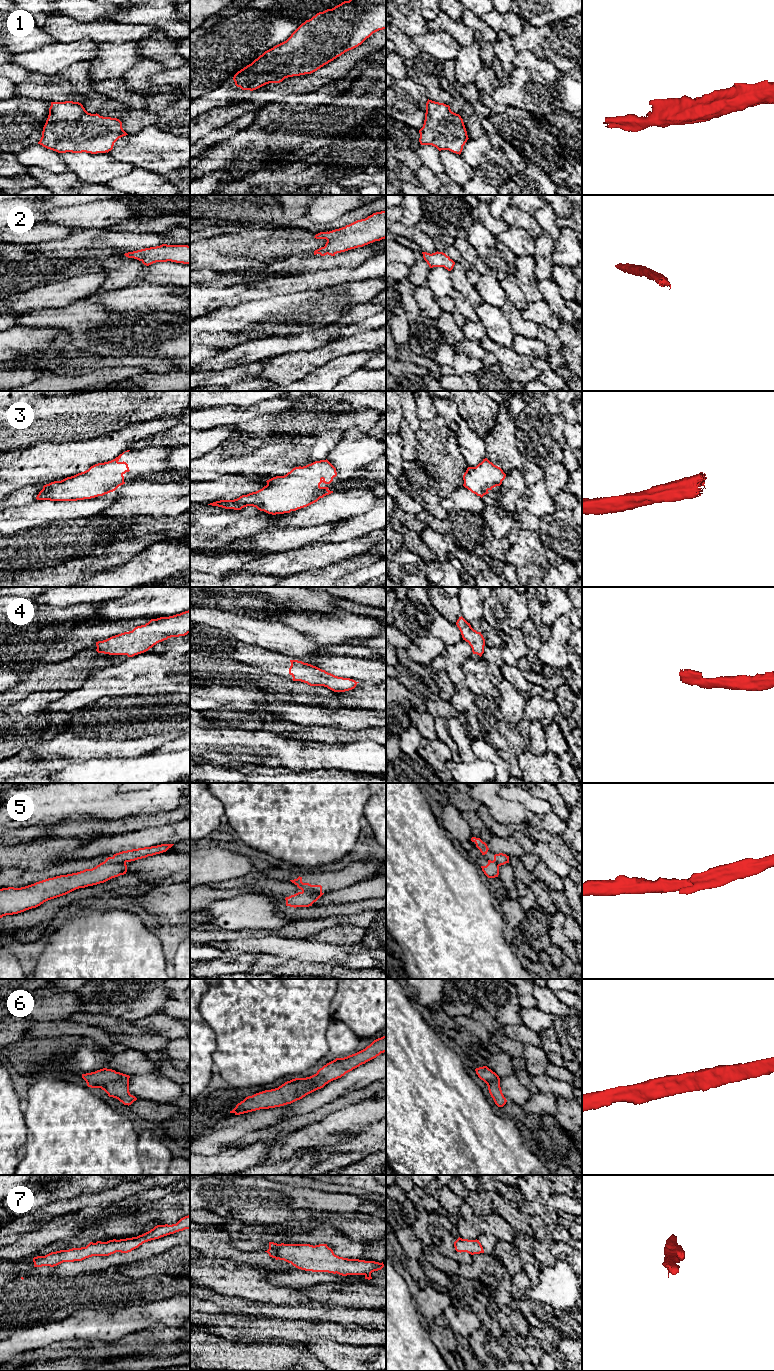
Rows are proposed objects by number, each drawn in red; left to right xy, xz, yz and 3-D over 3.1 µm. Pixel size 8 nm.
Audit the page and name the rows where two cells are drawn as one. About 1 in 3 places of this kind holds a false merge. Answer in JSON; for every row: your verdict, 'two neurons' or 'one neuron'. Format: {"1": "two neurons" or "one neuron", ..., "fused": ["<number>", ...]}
{"1": "one neuron", "2": "one neuron", "3": "one neuron", "4": "one neuron", "5": "two neurons", "6": "one neuron", "7": "one neuron", "fused": ["5"]}

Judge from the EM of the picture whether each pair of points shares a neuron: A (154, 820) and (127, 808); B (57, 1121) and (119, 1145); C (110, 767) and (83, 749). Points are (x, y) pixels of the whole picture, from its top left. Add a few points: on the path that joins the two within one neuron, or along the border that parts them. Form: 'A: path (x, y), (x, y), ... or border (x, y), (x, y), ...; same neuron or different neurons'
A: border (163, 810), (157, 813), (132, 814), (117, 819); different neurons
B: path (72, 1135), (82, 1145), (104, 1145); same neuron
C: border (122, 759), (92, 758), (81, 763); different neurons

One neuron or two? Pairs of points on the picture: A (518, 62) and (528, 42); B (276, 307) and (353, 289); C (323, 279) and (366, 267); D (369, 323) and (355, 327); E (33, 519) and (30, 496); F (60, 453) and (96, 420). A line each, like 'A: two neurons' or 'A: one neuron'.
A: two neurons
B: one neuron
C: one neuron
D: one neuron
E: two neurons
F: two neurons

